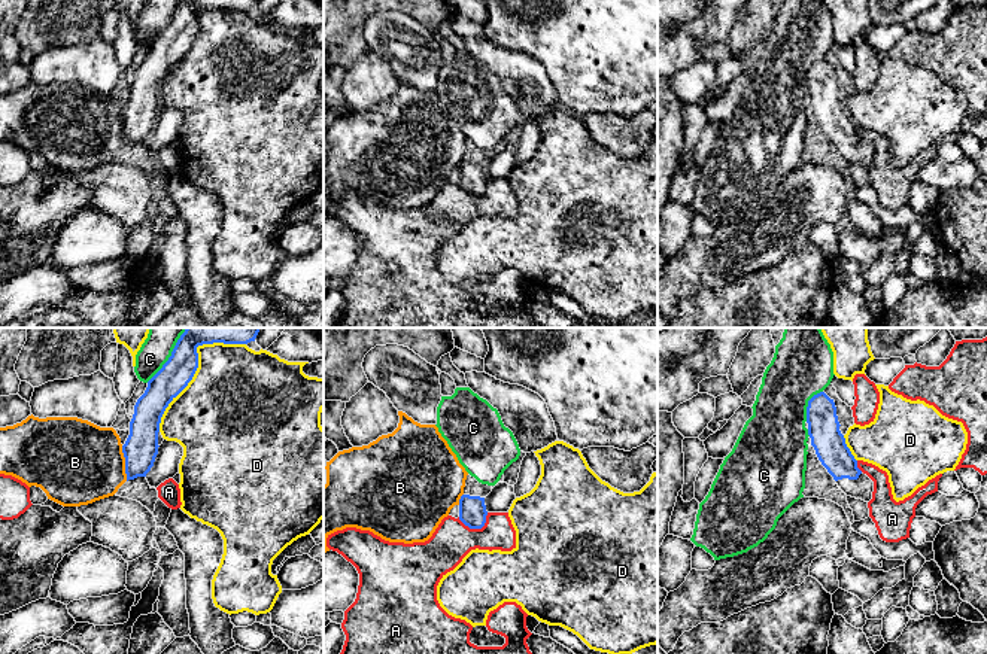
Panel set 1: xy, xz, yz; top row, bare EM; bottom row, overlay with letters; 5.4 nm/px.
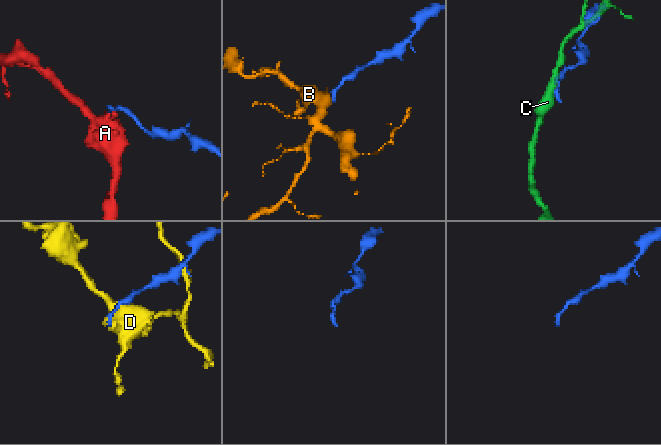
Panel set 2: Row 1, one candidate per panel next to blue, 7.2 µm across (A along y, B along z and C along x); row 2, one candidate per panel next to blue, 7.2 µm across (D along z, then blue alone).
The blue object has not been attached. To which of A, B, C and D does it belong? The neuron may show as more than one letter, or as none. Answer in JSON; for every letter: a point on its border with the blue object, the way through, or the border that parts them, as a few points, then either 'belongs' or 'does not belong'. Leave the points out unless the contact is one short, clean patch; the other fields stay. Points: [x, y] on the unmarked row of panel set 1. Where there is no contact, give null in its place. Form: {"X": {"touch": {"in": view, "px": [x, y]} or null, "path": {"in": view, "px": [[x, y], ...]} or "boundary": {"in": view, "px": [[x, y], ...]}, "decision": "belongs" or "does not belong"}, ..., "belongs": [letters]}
{"A": {"touch": {"in": "xz", "px": [476, 194]}, "boundary": {"in": "xz", "px": [[488, 179], [486, 188], [480, 194], [468, 194], [458, 183]]}, "decision": "does not belong"}, "B": {"touch": {"in": "xy", "px": [125, 130]}, "boundary": {"in": "xy", "px": [[121, 112], [127, 146]]}, "decision": "does not belong"}, "C": {"touch": {"in": "xy", "px": [169, 24]}, "decision": "does not belong"}, "D": {"touch": {"in": "xy", "px": [197, 32]}, "decision": "does not belong"}, "belongs": []}

